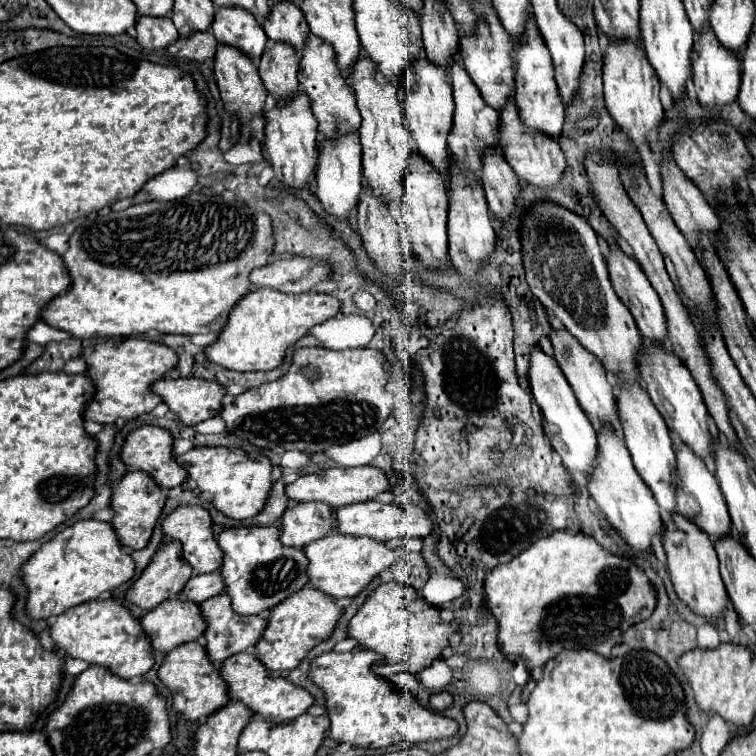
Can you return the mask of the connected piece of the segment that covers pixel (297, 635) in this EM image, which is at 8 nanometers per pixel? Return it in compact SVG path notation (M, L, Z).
M305 586L303 590L289 596L271 610L267 630L261 642L255 646L259 660L273 672L289 672L297 668L301 660L313 650L313 646L317 646L333 634L341 616L343 608L335 604L333 596L325 596L323 592L317 592L313 586Z

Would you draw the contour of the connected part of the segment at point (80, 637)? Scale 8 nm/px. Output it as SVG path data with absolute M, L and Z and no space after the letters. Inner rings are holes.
M93 600L79 604L57 616L49 632L57 648L63 650L67 656L105 666L113 674L127 680L147 674L155 664L149 636L145 636L145 630L141 628L139 620L133 618L123 604L109 604L109 600Z

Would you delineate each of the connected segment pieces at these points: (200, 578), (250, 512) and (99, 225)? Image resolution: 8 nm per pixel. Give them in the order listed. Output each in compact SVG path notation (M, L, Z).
M215 570L211 574L197 574L197 576L193 576L187 582L187 586L185 586L181 596L185 600L193 600L193 602L201 604L203 600L213 598L213 596L223 594L223 592L225 592L225 584L221 580L221 572Z
M193 448L177 458L179 464L187 464L189 478L197 482L197 488L213 496L213 506L229 518L253 518L257 516L273 488L273 464L265 454L245 452L241 448Z
M189 194L189 196L185 196L181 200L173 200L173 202L145 202L145 204L129 206L123 212L109 212L107 216L91 216L91 218L97 218L97 220L87 220L83 226L79 226L75 230L75 234L69 238L69 244L71 244L69 250L63 254L63 260L67 262L67 270L73 278L69 292L53 298L41 314L43 322L73 334L75 338L97 338L97 336L119 336L121 338L121 336L131 336L131 334L147 334L149 330L167 332L167 334L187 334L187 336L221 332L221 328L225 328L225 324L227 324L229 312L253 288L253 284L249 282L249 272L265 266L269 262L269 258L273 256L273 248L275 248L275 232L273 232L273 224L271 224L271 218L267 212L263 212L259 208L251 208L251 206L239 202L237 198L227 202L219 194L217 196Z

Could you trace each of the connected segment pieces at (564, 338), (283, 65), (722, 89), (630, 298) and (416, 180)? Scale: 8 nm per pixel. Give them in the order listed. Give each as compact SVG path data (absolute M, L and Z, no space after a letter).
M551 328L551 344L553 344L553 354L555 360L559 362L567 382L571 384L583 412L591 418L597 418L601 422L609 422L613 426L617 426L617 408L615 408L615 396L613 396L613 384L609 382L609 376L605 372L605 368L601 368L601 360L597 360L597 356L591 356L589 352L585 352L585 348L581 348L581 342L569 334L565 328Z
M273 40L267 42L267 48L259 60L259 76L277 102L297 94L299 60L301 56L297 56L297 52L293 52L287 44L273 44Z
M709 28L709 32L701 32L701 36L695 36L693 84L695 84L699 102L707 110L713 110L713 106L723 106L727 102L733 102L739 94L741 64L737 64L737 56L733 56L733 52L725 52L725 48L721 48L721 44L717 44L717 36L713 36L711 28Z
M611 244L609 246L609 256L607 256L607 268L609 268L609 280L619 296L619 300L629 308L629 312L633 314L637 328L641 332L641 336L649 342L665 342L667 340L667 328L665 328L665 314L663 314L663 306L659 302L657 292L653 292L653 286L649 284L647 276L643 274L641 266L627 256L619 244Z
M411 152L407 172L405 172L405 192L401 202L401 214L403 214L403 232L405 242L413 248L413 252L429 266L439 268L443 266L443 258L447 256L447 192L445 192L445 180L417 156L417 152Z

